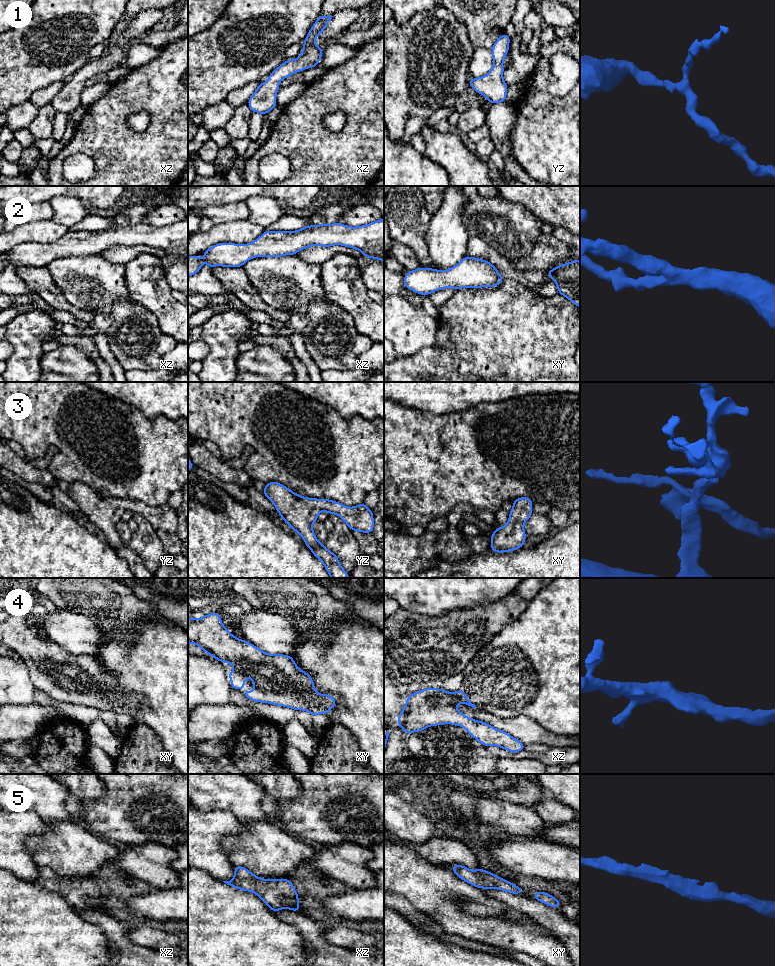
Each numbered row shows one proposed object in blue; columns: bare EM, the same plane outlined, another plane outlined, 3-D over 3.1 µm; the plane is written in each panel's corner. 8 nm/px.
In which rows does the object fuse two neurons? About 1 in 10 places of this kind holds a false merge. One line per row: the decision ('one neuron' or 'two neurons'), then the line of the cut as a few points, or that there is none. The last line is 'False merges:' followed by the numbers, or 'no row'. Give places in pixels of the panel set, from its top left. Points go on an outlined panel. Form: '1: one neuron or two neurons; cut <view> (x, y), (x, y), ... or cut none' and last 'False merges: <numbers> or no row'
1: one neuron; cut none
2: one neuron; cut none
3: one neuron; cut none
4: one neuron; cut none
5: one neuron; cut none
False merges: no row

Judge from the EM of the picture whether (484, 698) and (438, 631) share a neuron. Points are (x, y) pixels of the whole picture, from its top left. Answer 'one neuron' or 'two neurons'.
two neurons

